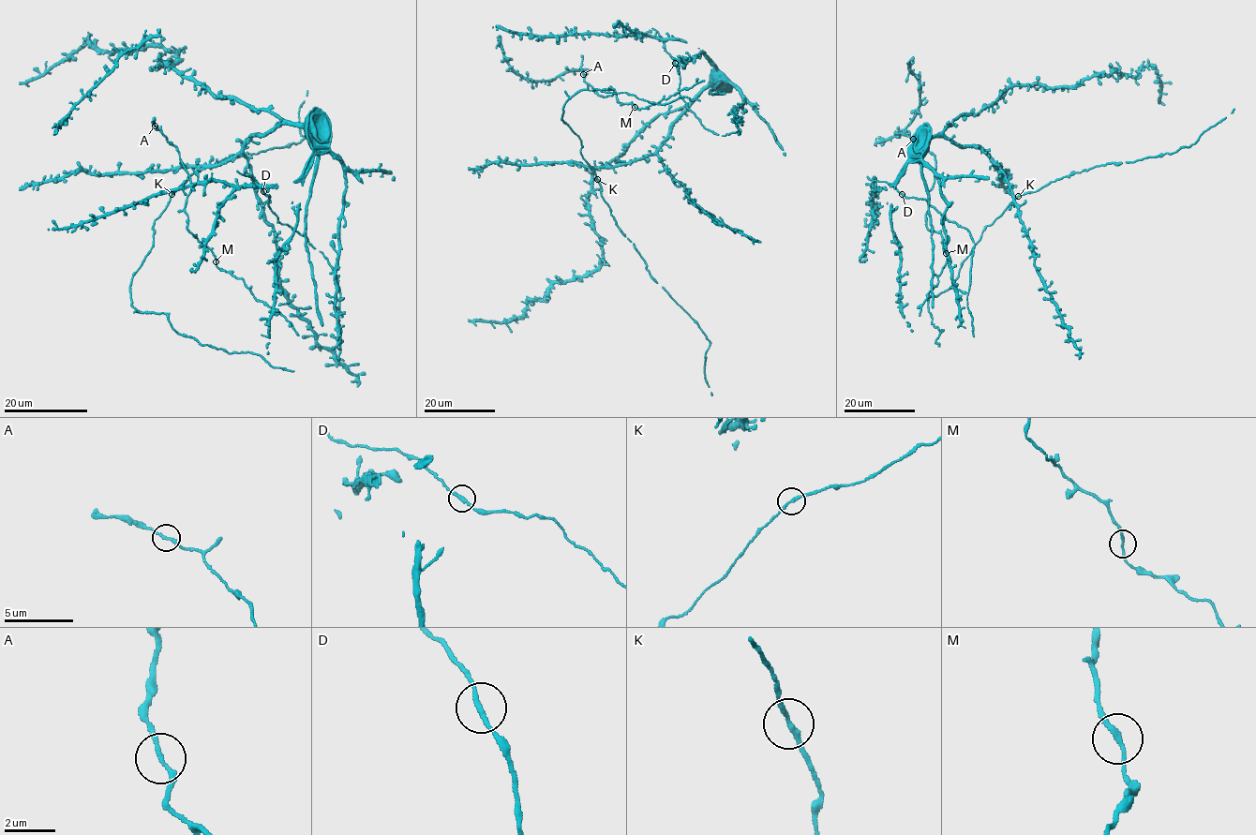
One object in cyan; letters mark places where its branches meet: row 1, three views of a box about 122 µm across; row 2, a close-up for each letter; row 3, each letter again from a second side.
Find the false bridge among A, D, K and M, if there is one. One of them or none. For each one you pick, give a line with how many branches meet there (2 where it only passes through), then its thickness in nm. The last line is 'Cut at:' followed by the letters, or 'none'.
Cut at: none

